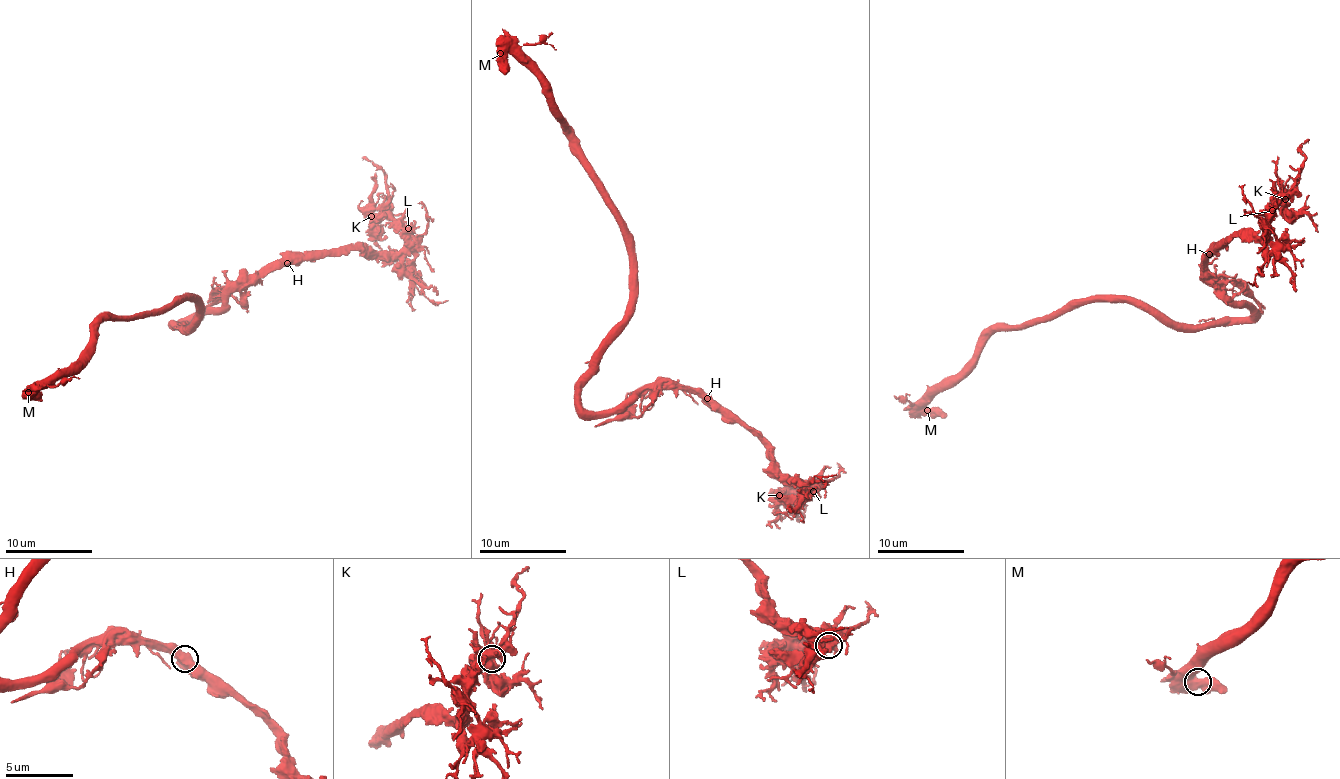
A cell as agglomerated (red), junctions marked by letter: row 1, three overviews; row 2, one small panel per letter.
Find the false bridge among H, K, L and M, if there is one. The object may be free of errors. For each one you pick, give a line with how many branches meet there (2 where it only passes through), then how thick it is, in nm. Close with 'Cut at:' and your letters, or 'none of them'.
H: 2 | 700 nm
Cut at: H

